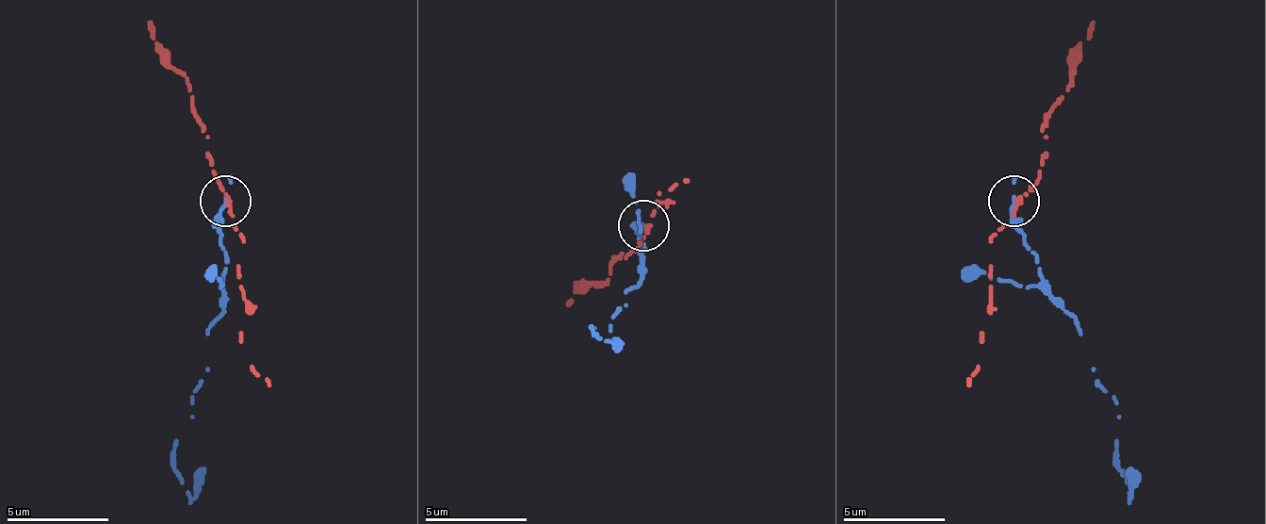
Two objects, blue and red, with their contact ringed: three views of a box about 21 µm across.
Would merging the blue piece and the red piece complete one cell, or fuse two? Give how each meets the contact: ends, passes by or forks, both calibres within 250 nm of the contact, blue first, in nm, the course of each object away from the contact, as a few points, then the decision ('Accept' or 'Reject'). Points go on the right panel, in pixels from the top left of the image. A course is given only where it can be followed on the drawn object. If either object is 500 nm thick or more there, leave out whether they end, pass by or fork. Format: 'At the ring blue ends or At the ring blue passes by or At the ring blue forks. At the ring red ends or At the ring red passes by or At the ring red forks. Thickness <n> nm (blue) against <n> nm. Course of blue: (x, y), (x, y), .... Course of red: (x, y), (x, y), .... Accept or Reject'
At the ring blue ends. At the ring red passes by. Thickness 220 nm (blue) against 180 nm. Course of blue: (1014, 203), (1010, 222), (1041, 285), (1081, 331), (1092, 371), (1117, 402), (1117, 469), (1128, 490), (1138, 469). Course of red: (1014, 203), (1014, 218), (989, 238), (989, 315), (968, 387). Reject

